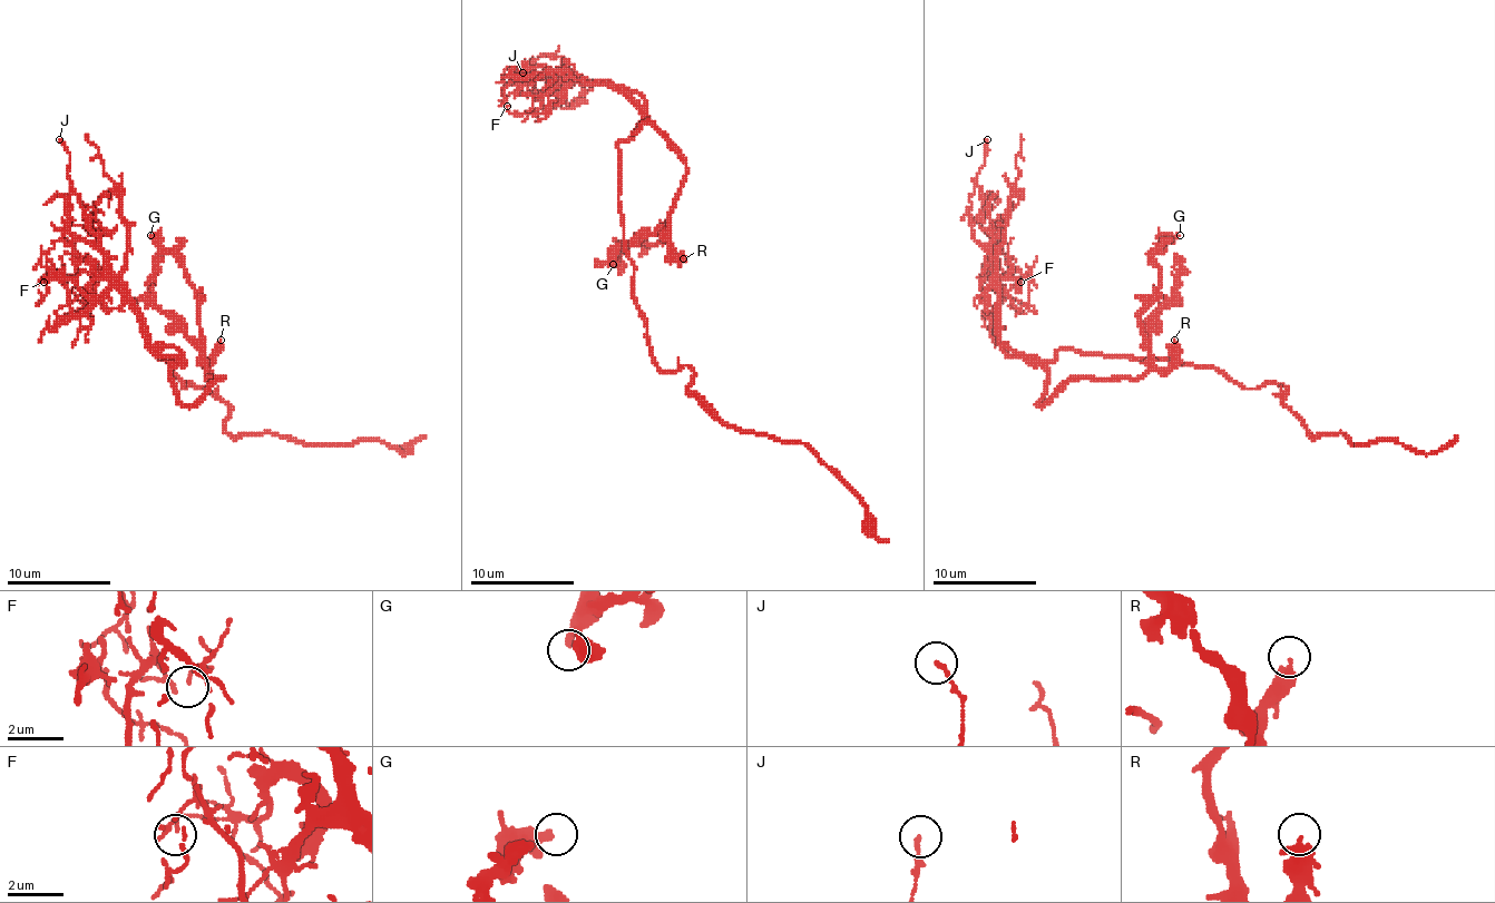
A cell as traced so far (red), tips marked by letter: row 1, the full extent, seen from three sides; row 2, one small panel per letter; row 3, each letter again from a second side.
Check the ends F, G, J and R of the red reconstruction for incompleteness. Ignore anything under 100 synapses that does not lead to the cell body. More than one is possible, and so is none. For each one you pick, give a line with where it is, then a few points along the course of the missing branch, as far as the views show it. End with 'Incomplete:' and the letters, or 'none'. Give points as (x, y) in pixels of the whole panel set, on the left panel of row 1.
Incomplete: none

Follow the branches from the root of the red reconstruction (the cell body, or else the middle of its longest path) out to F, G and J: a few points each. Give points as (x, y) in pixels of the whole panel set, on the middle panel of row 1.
F: (626, 248), (618, 145), (642, 108), (613, 85), (577, 82), (538, 108), (507, 106)
G: (626, 248), (618, 145), (650, 124), (686, 178), (667, 233), (636, 238), (613, 264)
J: (626, 248), (618, 145), (634, 135), (642, 108), (613, 85), (579, 82), (558, 57), (540, 54), (523, 72)

